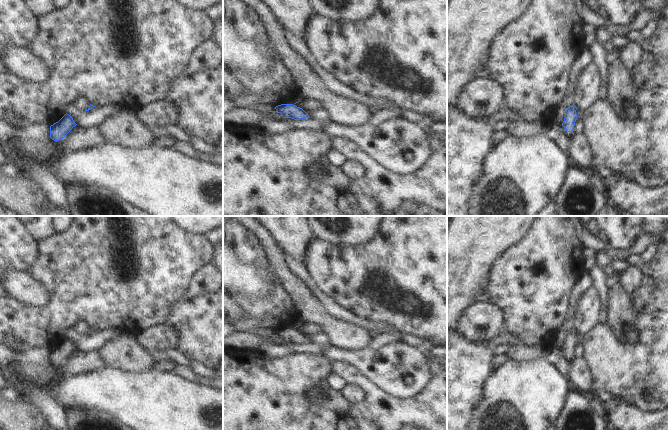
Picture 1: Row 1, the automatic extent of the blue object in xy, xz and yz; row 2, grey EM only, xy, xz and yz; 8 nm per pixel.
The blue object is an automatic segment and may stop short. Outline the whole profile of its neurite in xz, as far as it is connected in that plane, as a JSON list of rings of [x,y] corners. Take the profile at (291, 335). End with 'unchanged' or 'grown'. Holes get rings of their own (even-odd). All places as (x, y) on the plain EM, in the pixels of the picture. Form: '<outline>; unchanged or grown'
[[[281,328],[276,330],[275,333],[284,342],[291,342],[294,344],[309,342],[309,339],[302,332],[293,328]]]; unchanged

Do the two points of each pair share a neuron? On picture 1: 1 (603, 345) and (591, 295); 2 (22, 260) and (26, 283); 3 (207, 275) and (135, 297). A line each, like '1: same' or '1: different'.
1: different
2: different
3: different

